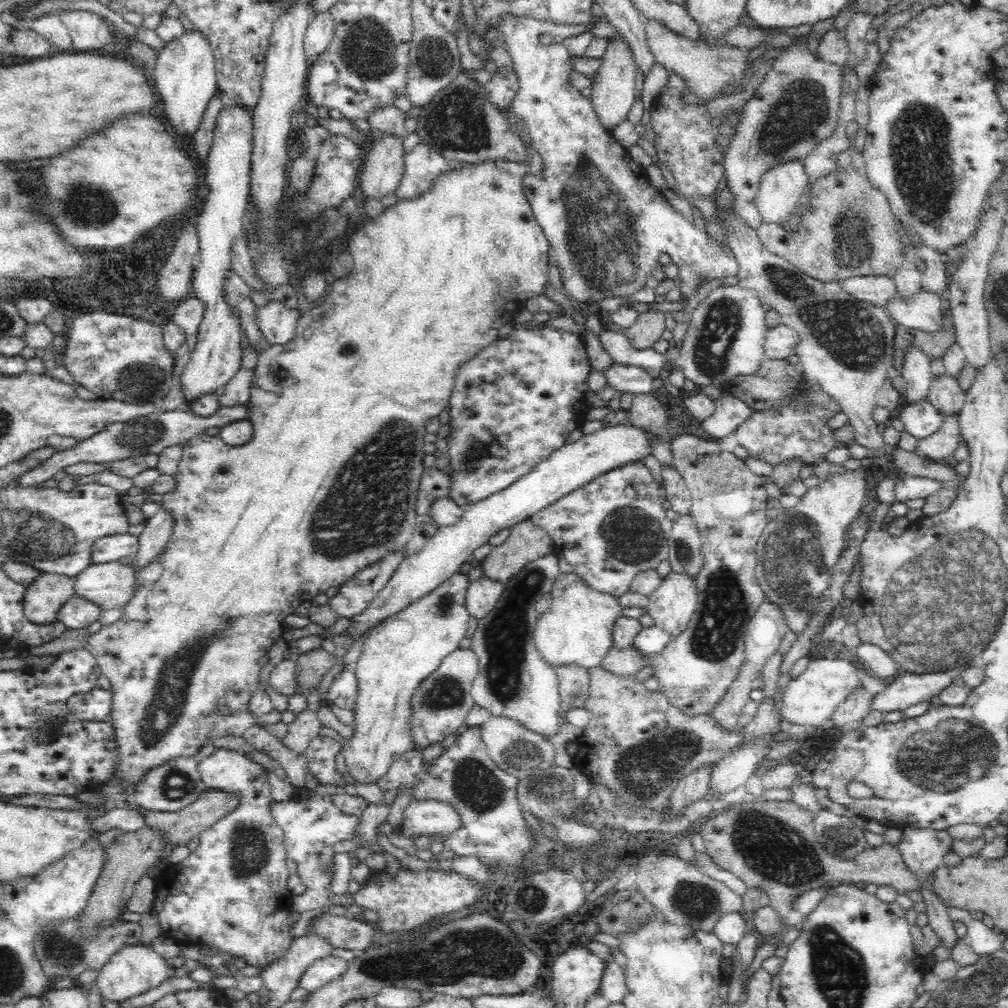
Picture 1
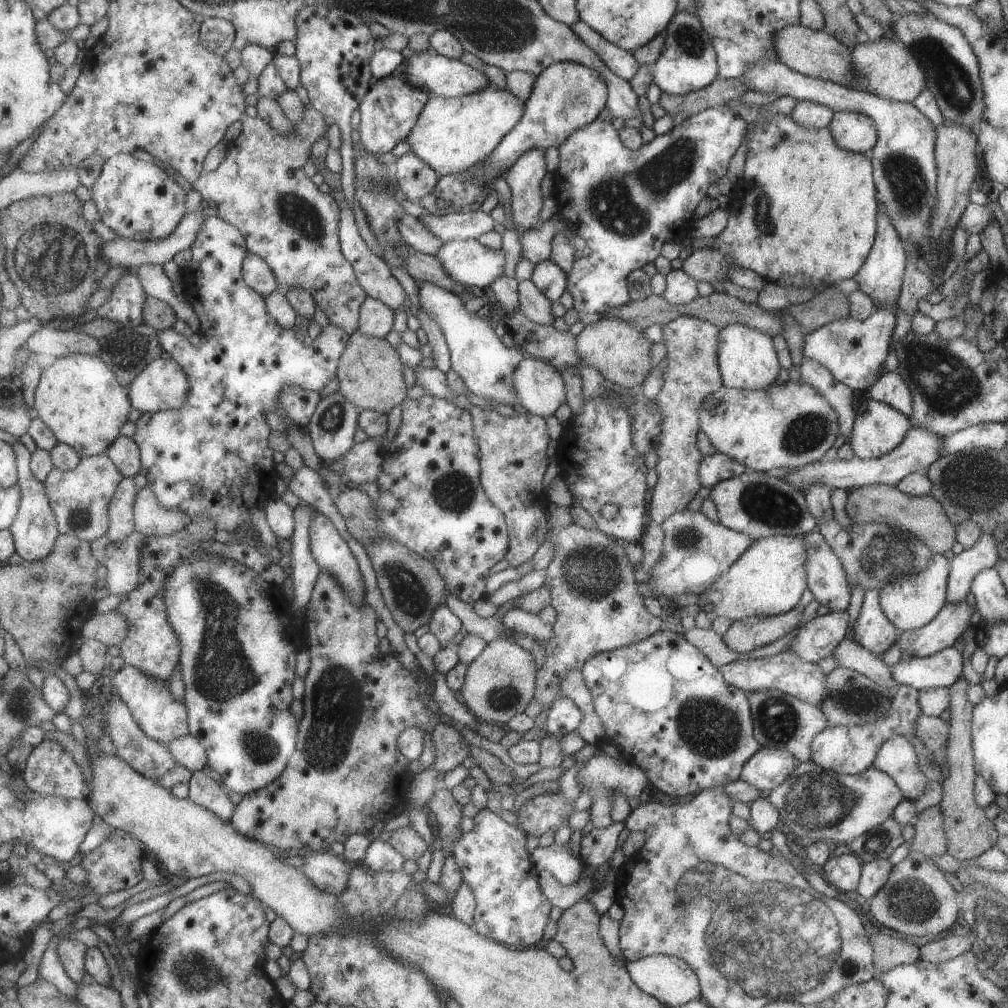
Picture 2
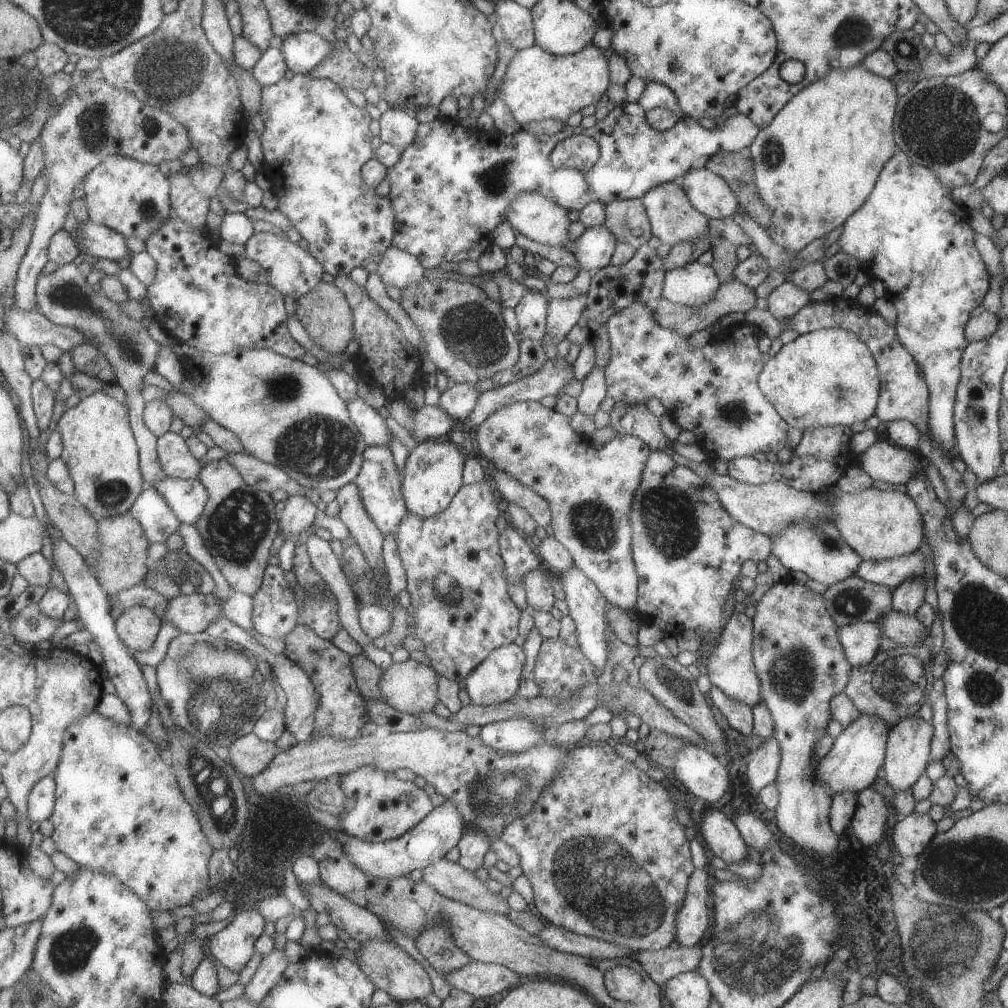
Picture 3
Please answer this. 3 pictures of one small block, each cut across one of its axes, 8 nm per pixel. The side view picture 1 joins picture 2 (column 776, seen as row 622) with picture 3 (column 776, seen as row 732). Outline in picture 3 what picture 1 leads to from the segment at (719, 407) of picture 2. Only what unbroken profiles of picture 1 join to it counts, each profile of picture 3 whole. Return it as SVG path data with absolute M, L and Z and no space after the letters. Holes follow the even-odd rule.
M827 328L801 334L770 356L757 376L757 387L789 426L803 431L819 426L847 426L874 415L879 397L878 371L867 346L851 332Z

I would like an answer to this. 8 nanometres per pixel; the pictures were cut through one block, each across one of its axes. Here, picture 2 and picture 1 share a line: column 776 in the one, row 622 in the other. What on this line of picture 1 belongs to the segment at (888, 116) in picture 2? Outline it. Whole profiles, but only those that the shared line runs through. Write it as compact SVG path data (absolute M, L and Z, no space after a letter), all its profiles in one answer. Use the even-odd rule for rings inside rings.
M74 595L58 611L58 618L68 629L86 629L98 620L101 612L98 605Z

